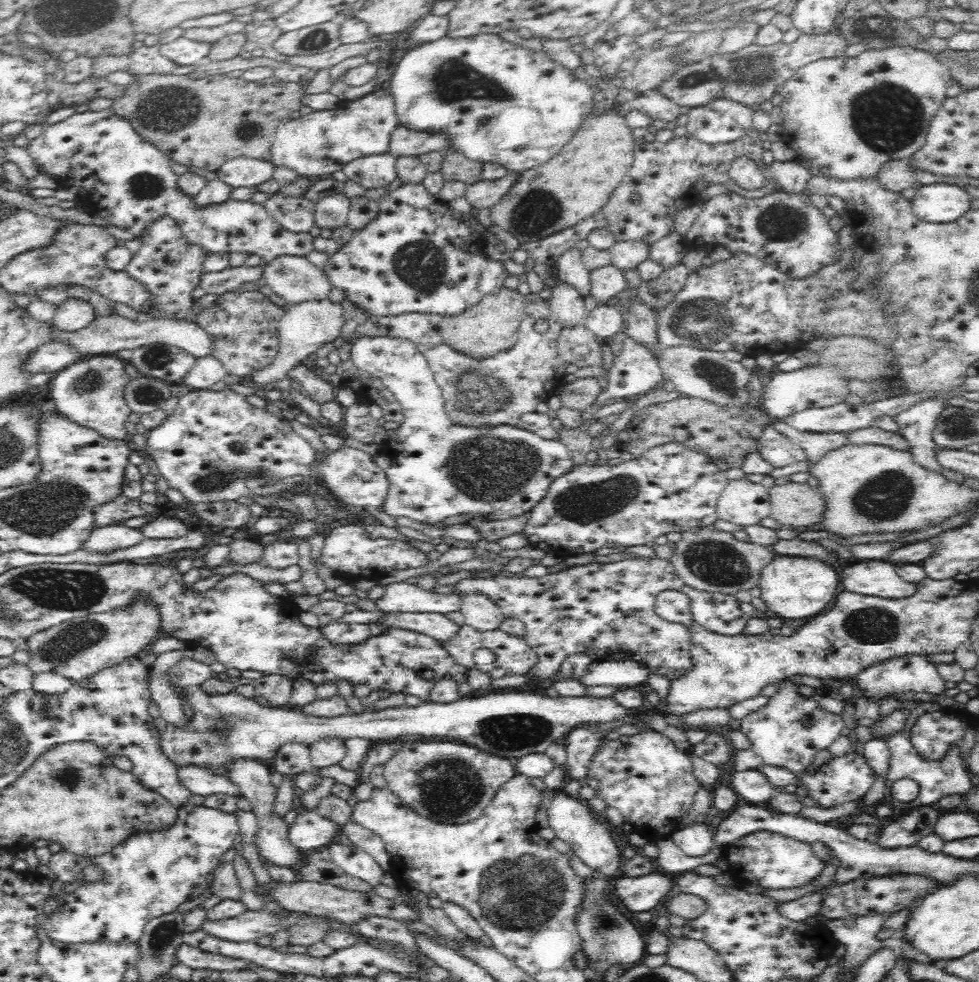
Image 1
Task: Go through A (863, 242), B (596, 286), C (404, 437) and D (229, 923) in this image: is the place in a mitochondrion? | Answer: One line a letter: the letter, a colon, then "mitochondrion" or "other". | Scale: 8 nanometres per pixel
A: other
B: other
C: other
D: other

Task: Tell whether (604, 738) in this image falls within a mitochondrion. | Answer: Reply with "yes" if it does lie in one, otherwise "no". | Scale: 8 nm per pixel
no

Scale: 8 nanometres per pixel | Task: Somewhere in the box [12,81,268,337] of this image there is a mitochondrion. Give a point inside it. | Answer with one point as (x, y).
(144, 186)

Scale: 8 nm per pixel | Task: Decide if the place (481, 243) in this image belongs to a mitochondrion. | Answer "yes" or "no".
no

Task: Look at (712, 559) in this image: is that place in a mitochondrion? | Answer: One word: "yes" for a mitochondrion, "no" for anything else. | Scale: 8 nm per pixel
yes

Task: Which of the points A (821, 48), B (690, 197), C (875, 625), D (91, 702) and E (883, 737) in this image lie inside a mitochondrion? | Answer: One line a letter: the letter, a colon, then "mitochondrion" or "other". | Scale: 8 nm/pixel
A: other
B: other
C: mitochondrion
D: other
E: other

